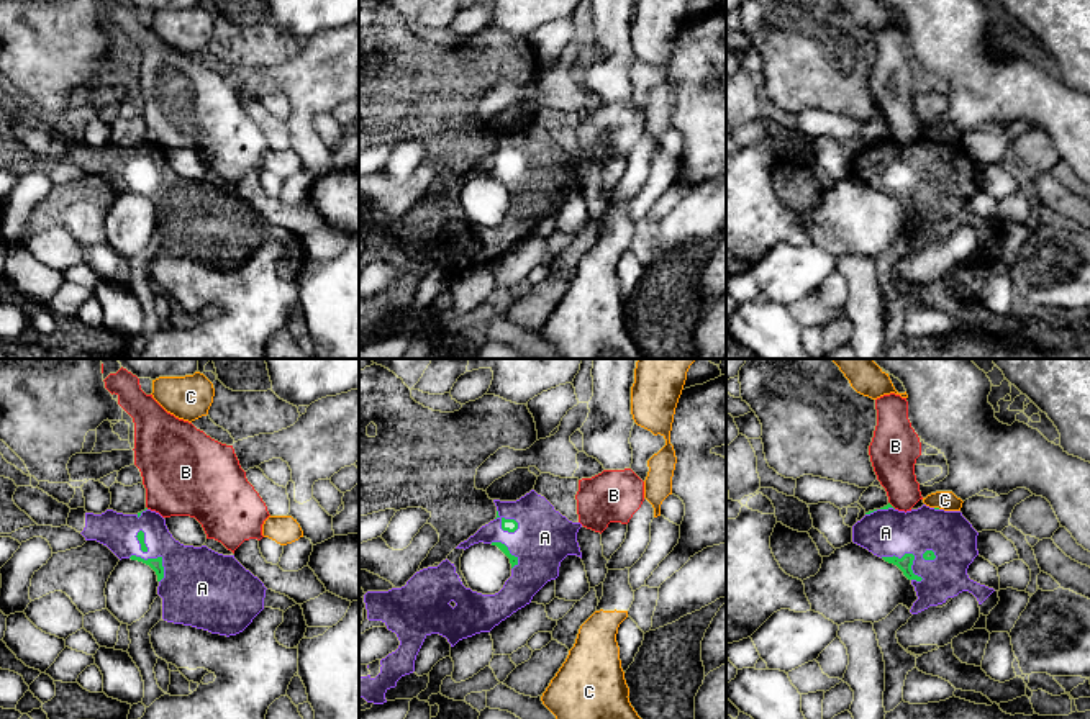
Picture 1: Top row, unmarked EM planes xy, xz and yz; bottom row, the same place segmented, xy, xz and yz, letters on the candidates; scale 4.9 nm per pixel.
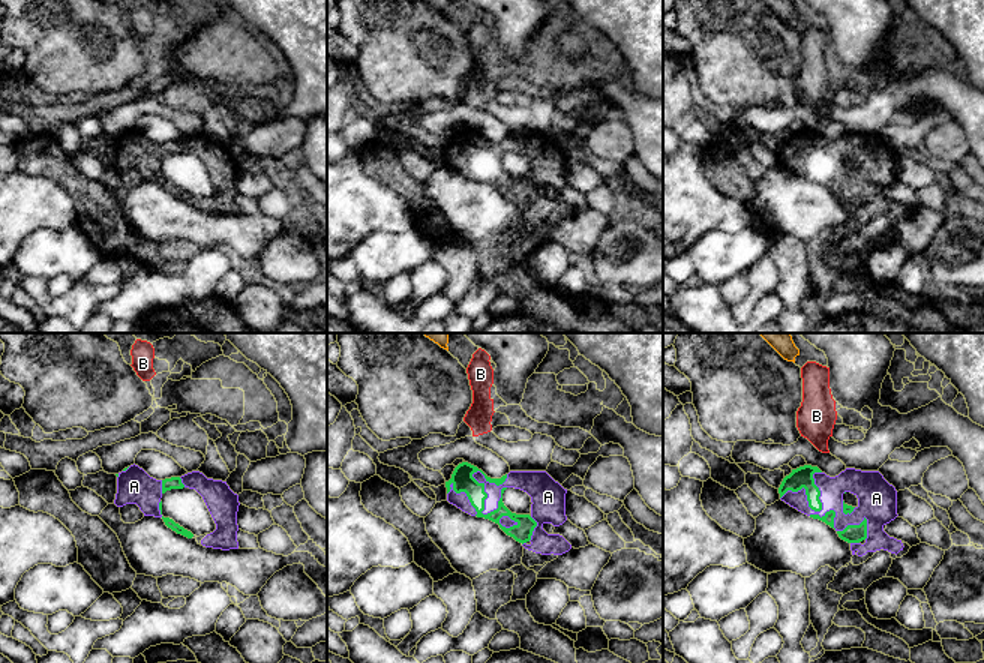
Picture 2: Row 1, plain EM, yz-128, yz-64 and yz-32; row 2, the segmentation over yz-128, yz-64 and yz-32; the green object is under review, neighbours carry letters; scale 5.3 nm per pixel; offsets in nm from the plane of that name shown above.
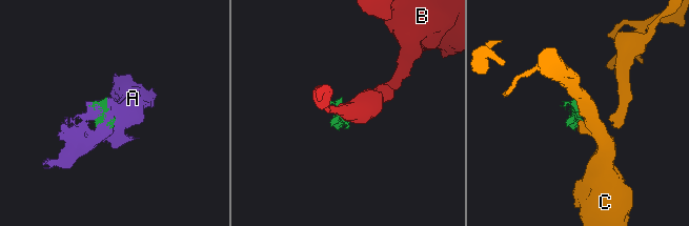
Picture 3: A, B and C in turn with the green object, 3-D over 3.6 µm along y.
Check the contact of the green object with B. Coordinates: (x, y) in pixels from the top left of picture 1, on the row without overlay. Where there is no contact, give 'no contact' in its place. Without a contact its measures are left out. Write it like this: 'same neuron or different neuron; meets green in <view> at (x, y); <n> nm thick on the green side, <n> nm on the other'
different neuron; meets green in yz at (890, 138); 20 nm thick on the green side, 220 nm on the other

